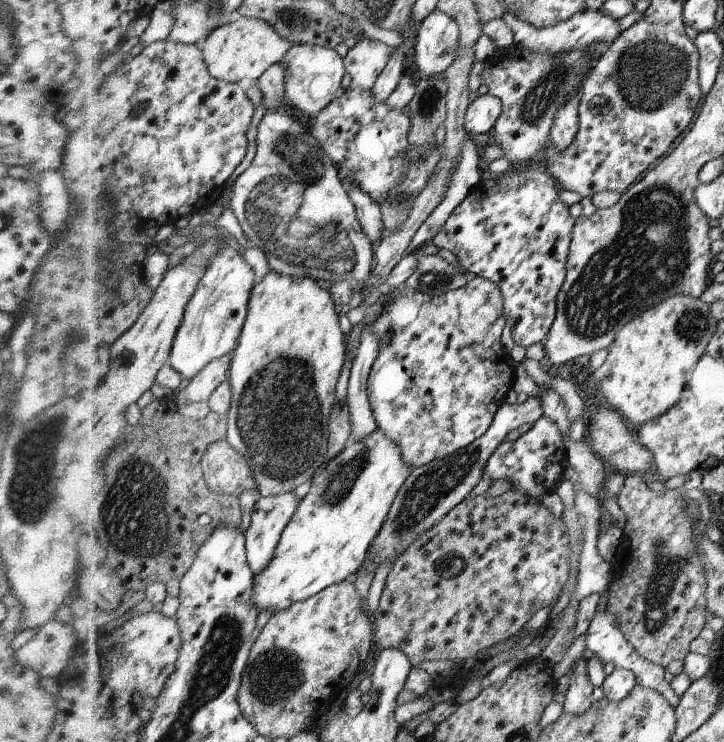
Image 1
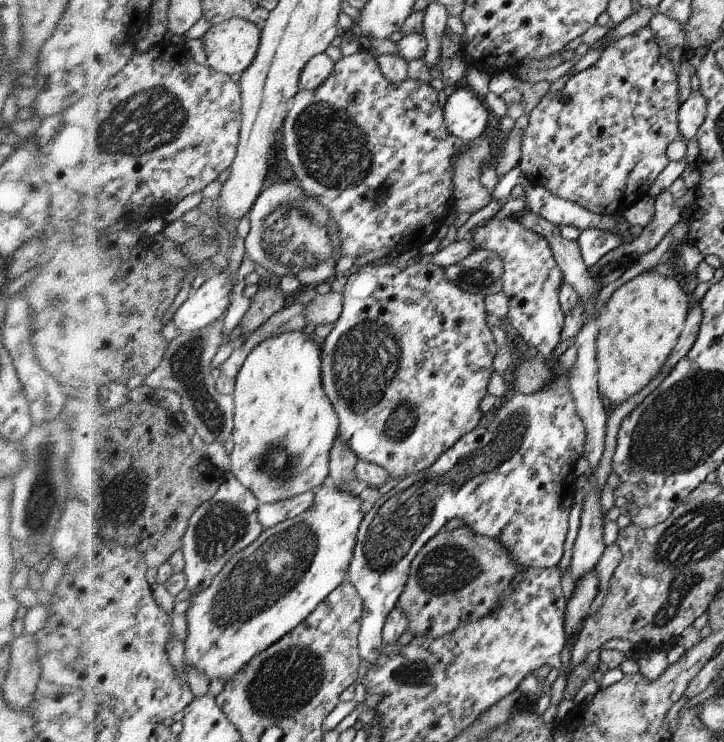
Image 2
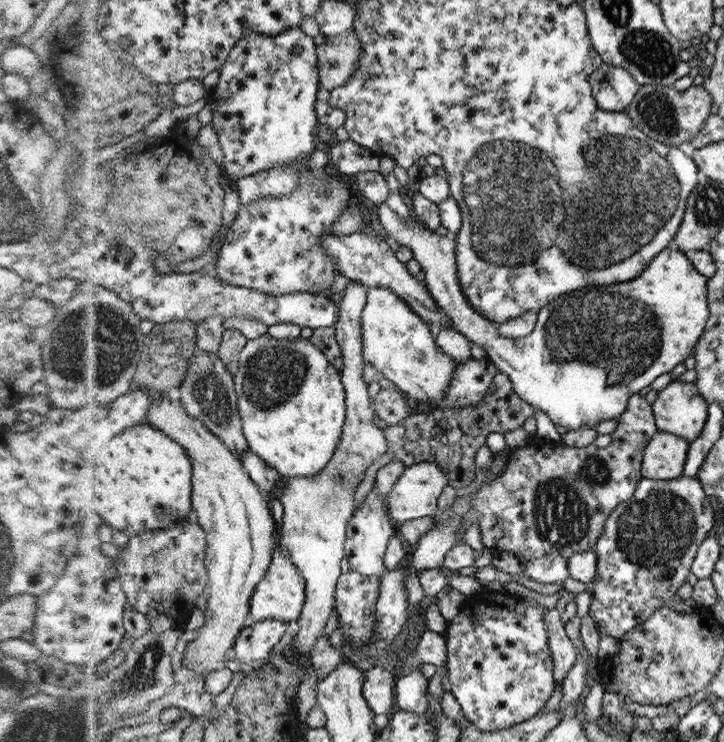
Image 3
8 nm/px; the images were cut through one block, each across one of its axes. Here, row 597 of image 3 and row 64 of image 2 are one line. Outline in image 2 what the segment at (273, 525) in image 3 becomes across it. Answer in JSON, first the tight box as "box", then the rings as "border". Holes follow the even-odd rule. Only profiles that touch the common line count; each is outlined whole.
{"box":[202,16,263,76],"border":[[[242,16],[213,25],[202,42],[207,54],[207,64],[218,72],[234,76],[243,75],[254,64],[260,53],[262,40],[263,29],[259,24]]]}

